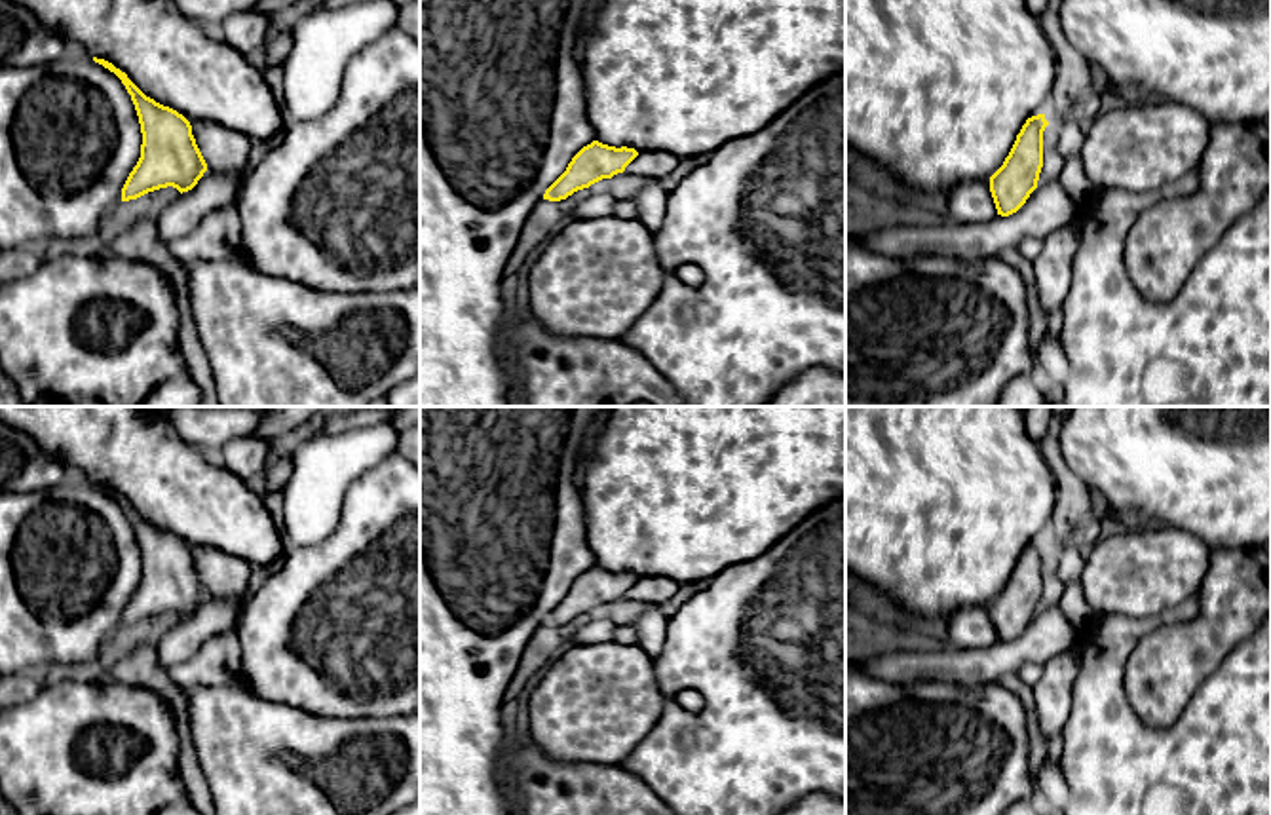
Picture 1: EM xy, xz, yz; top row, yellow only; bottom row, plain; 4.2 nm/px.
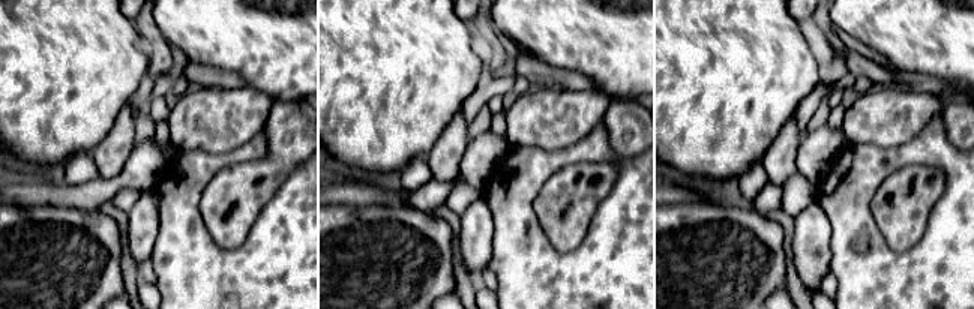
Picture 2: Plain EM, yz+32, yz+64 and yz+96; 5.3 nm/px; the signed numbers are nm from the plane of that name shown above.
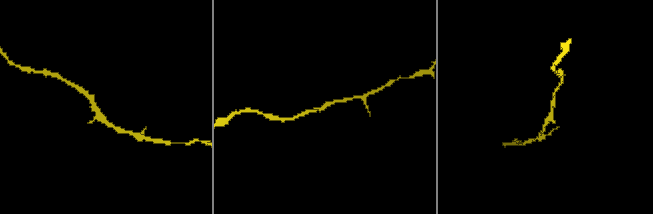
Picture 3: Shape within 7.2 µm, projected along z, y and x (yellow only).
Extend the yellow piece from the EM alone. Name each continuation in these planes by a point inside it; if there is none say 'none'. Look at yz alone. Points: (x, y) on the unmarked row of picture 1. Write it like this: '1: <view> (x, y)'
none

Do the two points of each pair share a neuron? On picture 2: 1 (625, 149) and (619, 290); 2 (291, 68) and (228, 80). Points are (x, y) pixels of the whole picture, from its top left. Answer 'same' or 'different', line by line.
1: different
2: different

